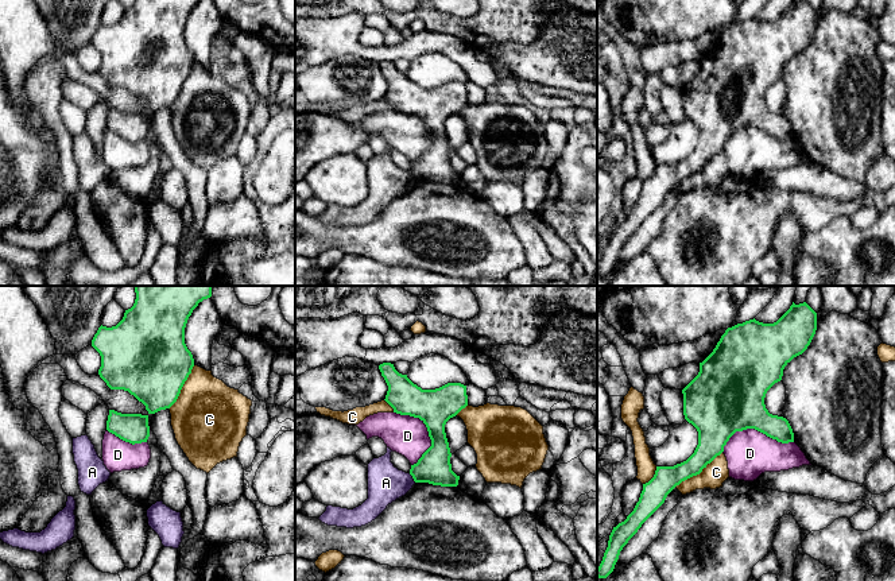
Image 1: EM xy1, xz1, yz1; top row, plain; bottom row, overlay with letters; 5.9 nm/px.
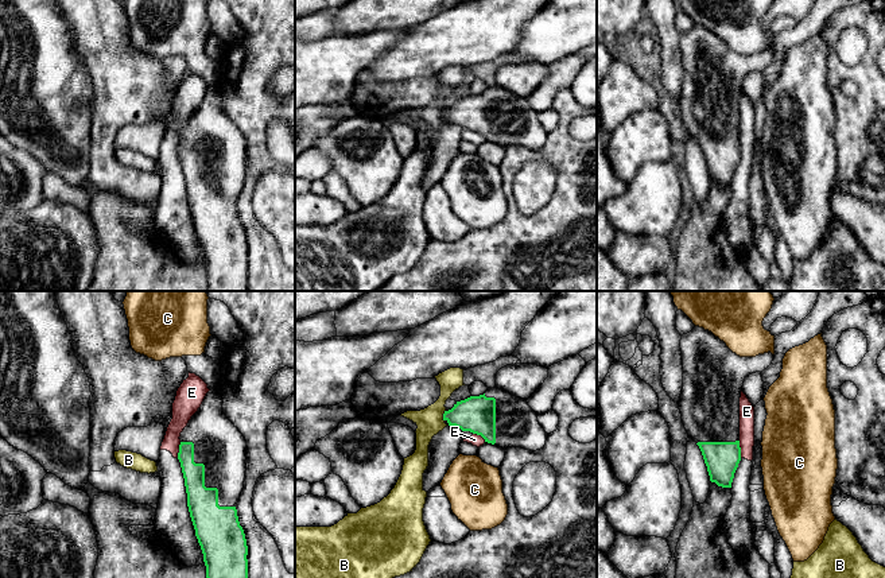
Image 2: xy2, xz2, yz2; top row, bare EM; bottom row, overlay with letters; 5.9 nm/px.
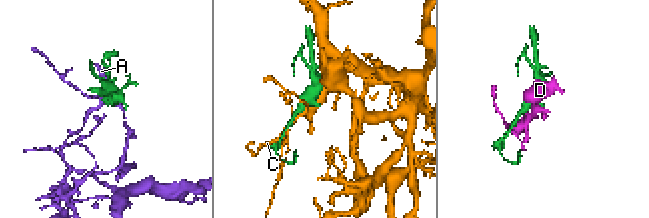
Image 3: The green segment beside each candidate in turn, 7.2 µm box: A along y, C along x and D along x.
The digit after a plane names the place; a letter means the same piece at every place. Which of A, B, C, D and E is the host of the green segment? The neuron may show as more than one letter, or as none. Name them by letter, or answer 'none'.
none

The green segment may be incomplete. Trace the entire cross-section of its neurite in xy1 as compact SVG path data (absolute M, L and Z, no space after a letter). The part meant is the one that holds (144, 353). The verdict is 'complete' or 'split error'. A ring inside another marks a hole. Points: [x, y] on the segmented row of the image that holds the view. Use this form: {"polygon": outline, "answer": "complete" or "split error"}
{"polygon": "M133 286L135 303L112 328L100 326L92 346L101 356L100 377L111 390L124 390L146 406L148 414L170 408L194 367L185 344L185 328L199 302L212 297L212 286Z", "answer": "complete"}

